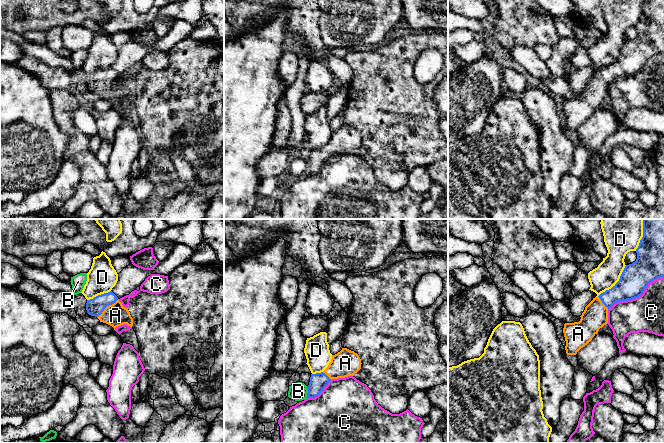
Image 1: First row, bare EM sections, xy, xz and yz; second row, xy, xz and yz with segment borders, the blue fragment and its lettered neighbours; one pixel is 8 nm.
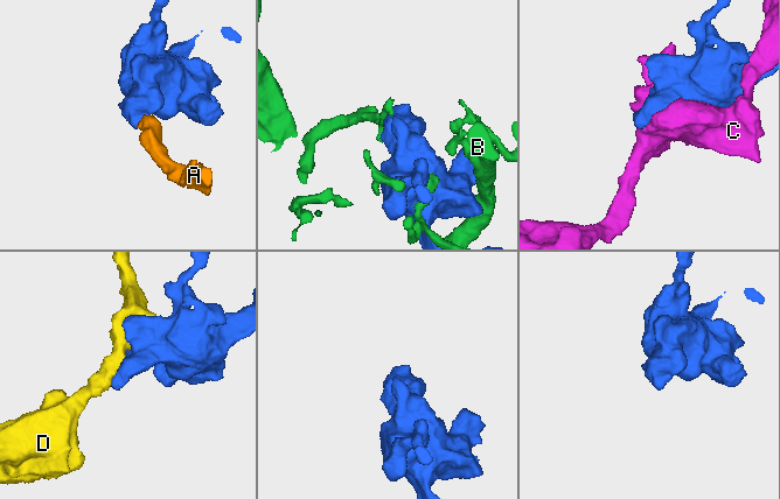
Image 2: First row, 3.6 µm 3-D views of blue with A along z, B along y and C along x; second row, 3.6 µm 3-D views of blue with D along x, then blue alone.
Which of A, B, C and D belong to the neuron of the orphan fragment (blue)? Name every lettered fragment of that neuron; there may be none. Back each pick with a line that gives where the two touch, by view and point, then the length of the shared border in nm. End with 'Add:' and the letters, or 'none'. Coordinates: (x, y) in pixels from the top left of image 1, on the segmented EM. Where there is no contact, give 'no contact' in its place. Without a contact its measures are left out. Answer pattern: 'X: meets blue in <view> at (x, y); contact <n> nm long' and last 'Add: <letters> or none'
A: meets blue in xy at (107, 305); contact 220 nm long
Add: A

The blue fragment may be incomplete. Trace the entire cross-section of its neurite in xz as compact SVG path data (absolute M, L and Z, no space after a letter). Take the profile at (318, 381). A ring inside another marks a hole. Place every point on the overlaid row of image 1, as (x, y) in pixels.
M347 348L332 355L328 367L321 373L311 374L307 386L307 398L315 398L328 385L332 379L353 376L361 369L361 359L357 353Z

